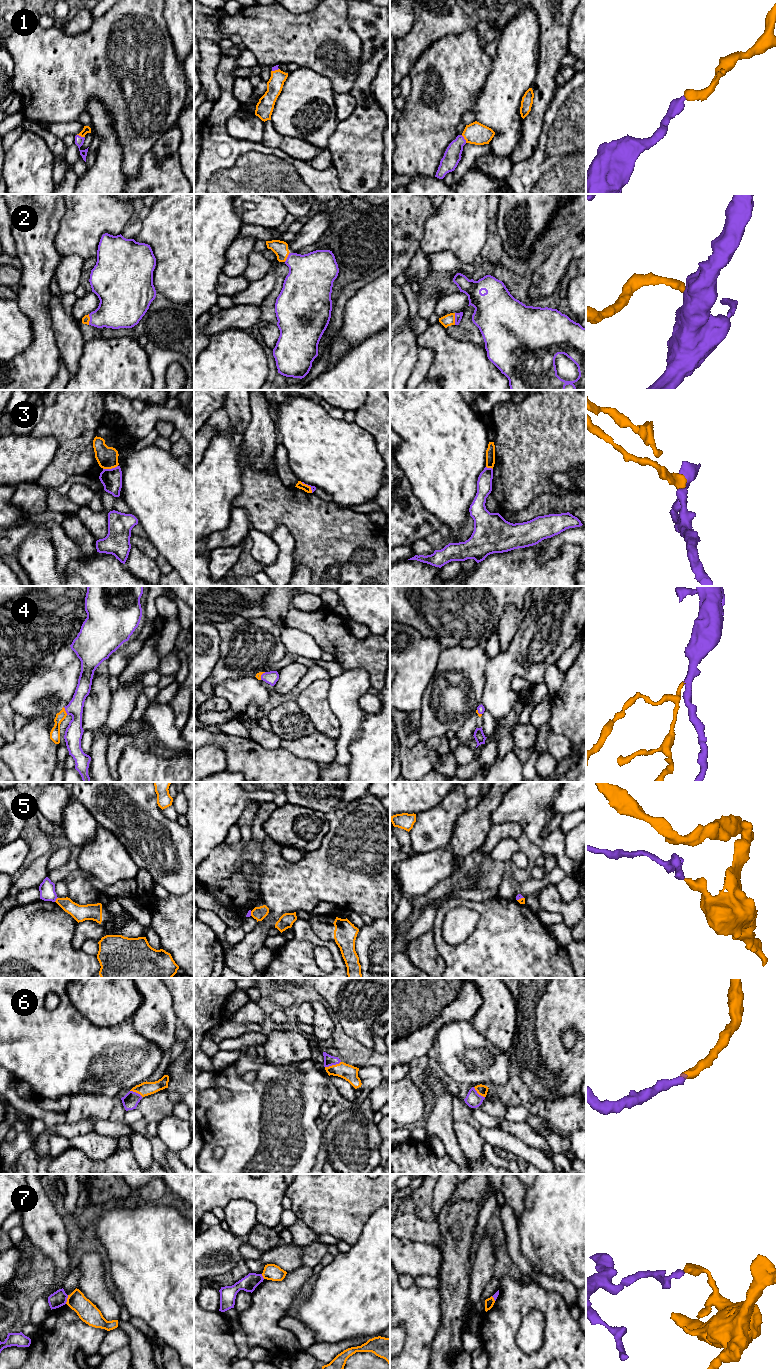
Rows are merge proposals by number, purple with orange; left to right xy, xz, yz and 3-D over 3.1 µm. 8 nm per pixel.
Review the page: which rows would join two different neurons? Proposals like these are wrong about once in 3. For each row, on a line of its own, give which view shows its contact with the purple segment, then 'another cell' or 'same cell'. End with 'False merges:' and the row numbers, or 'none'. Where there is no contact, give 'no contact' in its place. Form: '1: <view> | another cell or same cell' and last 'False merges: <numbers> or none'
1: yz | same cell
2: yz | same cell
3: xy | another cell
4: xy | same cell
5: xy | another cell
6: xz | same cell
7: xy | another cell
False merges: 3, 5, 7

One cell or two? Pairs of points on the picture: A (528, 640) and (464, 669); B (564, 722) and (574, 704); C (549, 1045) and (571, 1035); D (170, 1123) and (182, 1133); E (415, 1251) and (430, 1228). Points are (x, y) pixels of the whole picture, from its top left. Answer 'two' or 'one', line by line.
A: two
B: one
C: two
D: one
E: two

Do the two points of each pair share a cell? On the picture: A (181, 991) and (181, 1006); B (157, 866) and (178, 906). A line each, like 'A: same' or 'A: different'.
A: same
B: different

